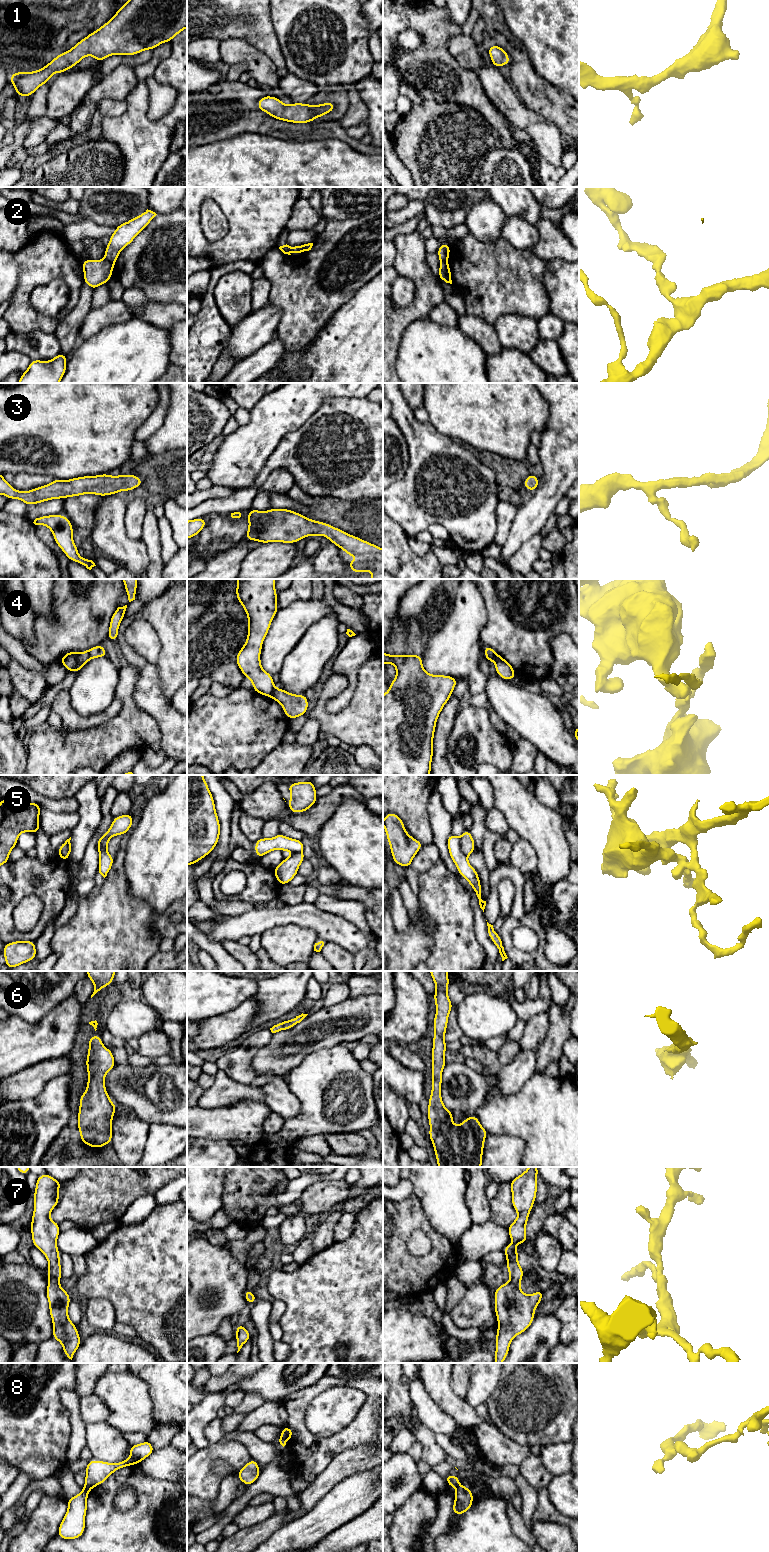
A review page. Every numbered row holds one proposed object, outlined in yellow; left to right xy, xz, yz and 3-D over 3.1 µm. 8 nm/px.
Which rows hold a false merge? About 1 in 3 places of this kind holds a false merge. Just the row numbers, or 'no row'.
2, 4, 5, 8

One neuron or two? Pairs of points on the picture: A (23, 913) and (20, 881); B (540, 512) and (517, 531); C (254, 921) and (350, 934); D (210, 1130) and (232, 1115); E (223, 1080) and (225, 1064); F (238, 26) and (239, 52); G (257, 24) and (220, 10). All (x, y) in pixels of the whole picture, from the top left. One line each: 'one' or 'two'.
A: two
B: one
C: one
D: one
E: two
F: two
G: one

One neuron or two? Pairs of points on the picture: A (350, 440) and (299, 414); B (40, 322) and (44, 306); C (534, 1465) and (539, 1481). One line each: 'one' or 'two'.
A: two
B: two
C: one

